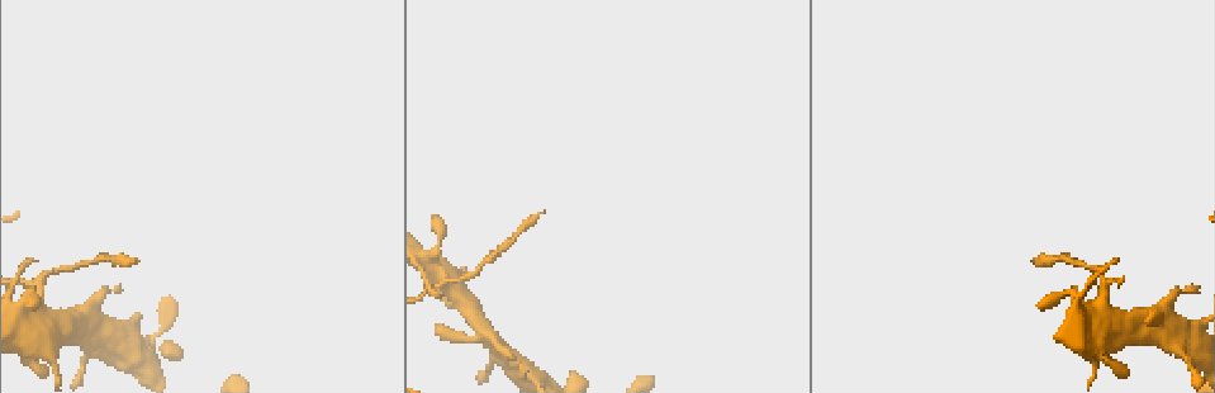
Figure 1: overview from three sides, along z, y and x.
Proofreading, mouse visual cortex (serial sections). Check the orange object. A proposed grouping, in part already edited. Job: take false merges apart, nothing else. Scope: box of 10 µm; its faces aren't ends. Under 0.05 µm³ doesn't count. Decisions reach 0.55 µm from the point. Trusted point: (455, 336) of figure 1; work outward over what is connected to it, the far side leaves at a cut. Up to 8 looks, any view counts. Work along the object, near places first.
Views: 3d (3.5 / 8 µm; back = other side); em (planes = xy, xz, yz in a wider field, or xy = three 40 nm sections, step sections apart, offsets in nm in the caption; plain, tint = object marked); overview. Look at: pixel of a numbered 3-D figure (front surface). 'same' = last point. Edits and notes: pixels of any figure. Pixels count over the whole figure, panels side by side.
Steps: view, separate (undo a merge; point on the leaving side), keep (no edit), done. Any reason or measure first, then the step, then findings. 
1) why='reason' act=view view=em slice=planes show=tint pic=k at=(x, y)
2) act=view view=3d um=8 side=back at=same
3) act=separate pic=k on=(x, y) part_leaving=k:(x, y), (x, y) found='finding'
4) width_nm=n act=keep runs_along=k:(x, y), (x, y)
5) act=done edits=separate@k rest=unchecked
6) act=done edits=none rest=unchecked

why='branch point' act=view view=3d um=3.5 pic=1 at=(1101, 291)

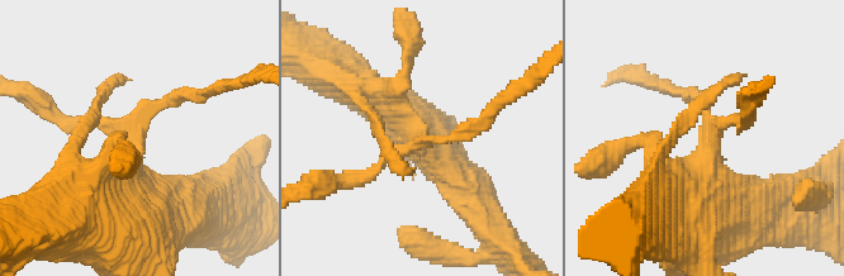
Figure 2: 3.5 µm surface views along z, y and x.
why='shape alone is not enough' act=view view=em slice=xy step=5 show=tint pic=2 at=(131, 140)

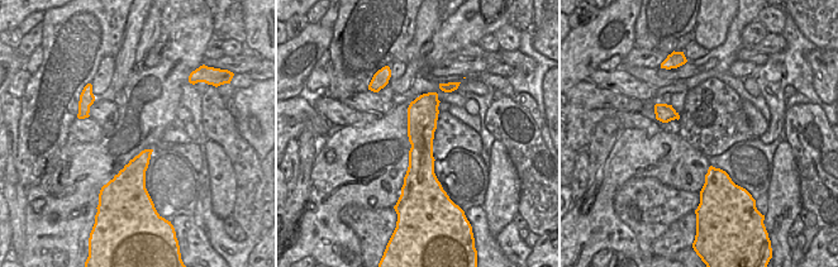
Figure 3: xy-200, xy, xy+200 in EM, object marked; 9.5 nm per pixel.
act=separate pic=2 on=(464, 134) found='two cells meet here'

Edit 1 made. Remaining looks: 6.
act=view view=overview

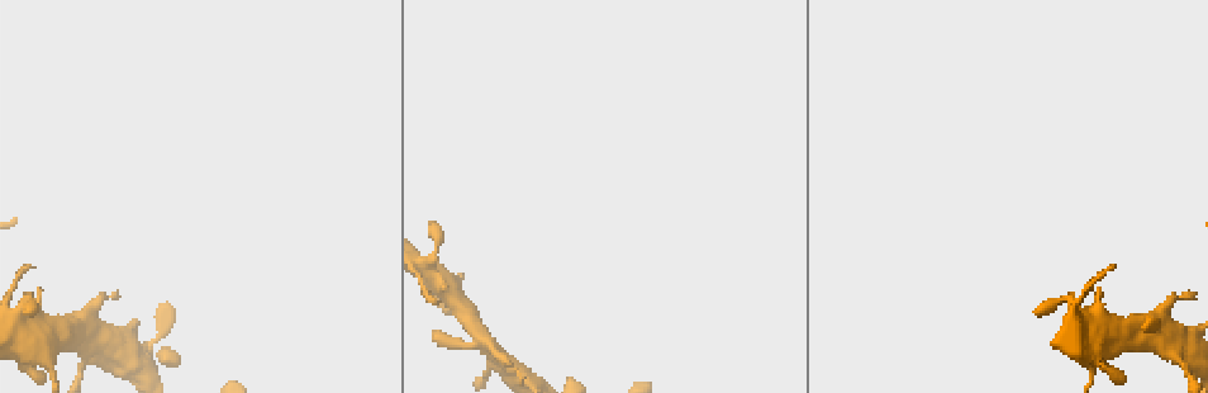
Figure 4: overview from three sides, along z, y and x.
why='calibre changes' act=view view=em slice=planes show=tint pic=4 at=(54, 374)

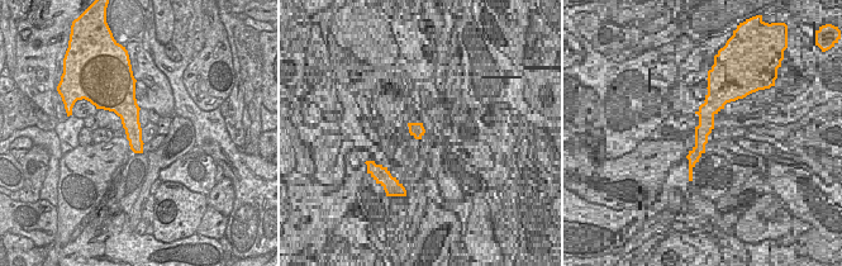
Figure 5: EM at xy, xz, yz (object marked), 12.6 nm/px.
act=view view=3d um=3.5 at=same

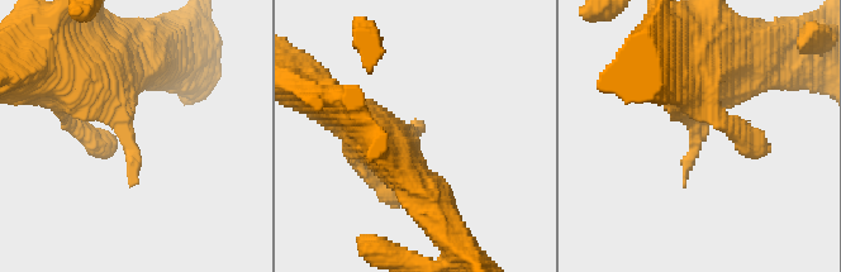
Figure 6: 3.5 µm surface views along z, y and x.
act=keep runs_along=6:(733, 60), (698, 114), (684, 187) found='one cell here'

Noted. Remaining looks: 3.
why='sudden change in width' act=view view=3d um=8 pic=4 at=(89, 357)

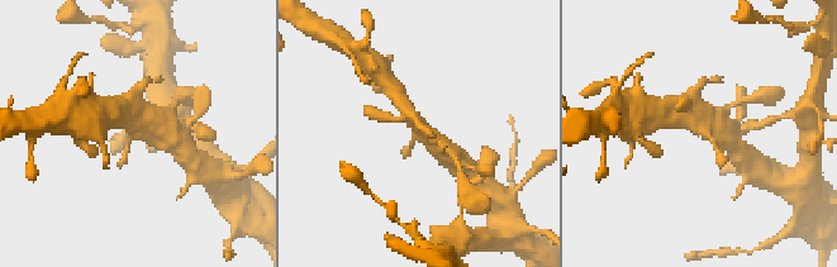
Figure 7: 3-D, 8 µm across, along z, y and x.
why='closer look' act=view view=3d um=3.5 at=same

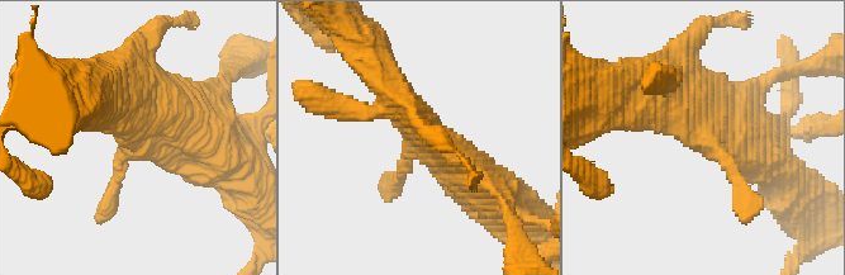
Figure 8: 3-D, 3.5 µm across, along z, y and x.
act=view view=em slice=xy step=1 show=tint pic=8 at=(707, 140)

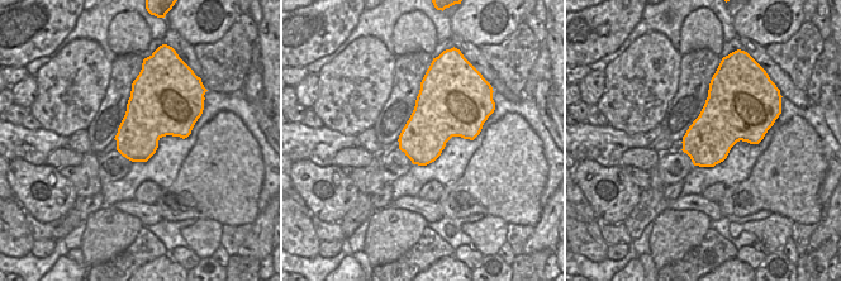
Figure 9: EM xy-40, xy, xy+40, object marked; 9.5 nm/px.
width_nm=460 act=keep runs_along=8:(665, 80), (730, 162), (746, 205) found='one cell here'

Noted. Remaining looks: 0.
act=done edits=separate@2 rest=unchecked

